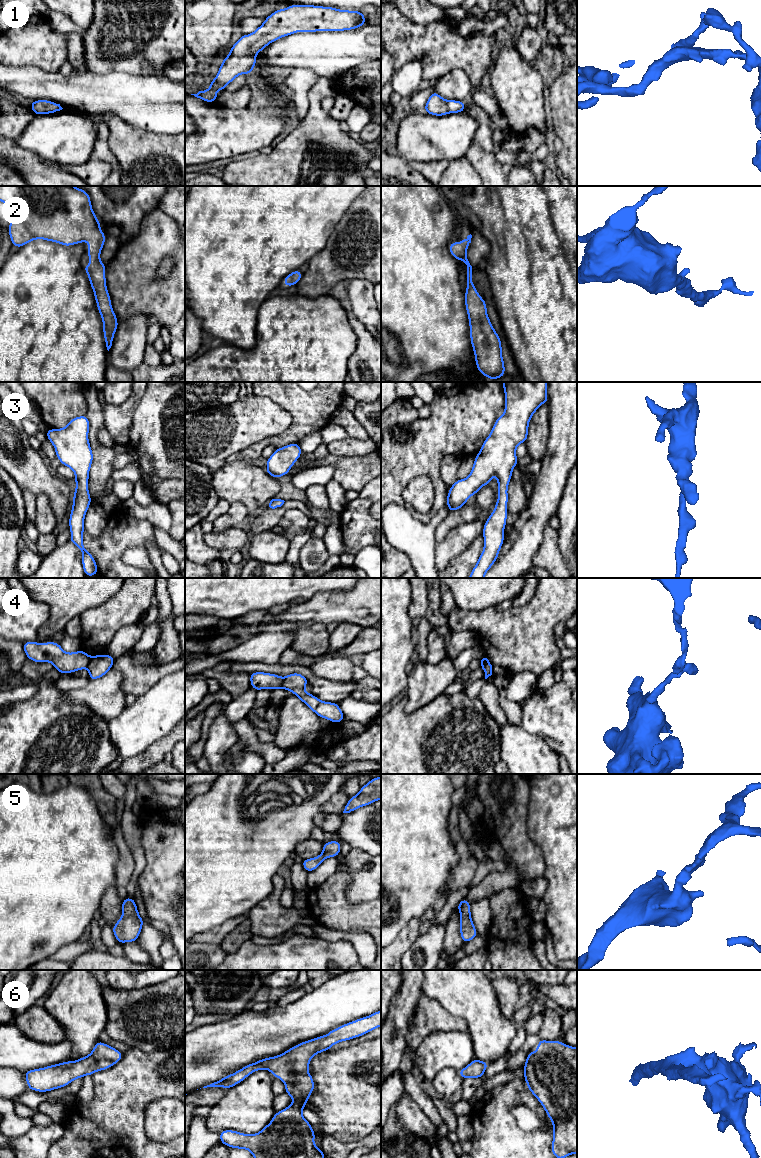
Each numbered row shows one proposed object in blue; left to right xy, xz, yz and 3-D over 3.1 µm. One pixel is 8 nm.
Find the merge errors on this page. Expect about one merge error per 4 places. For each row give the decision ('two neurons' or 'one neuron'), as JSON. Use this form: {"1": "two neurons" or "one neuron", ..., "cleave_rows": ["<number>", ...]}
{"1": "one neuron", "2": "one neuron", "3": "one neuron", "4": "two neurons", "5": "one neuron", "6": "one neuron", "cleave_rows": ["4"]}

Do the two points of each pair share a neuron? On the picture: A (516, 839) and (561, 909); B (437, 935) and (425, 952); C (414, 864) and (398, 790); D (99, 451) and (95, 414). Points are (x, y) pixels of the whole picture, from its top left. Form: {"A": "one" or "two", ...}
{"A": "two", "B": "one", "C": "one", "D": "one"}

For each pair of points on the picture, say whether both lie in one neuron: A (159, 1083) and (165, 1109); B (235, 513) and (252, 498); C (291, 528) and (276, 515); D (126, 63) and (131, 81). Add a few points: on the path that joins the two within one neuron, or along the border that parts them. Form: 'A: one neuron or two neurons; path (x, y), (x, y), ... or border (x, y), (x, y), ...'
A: two neurons; border (174, 1097), (154, 1099), (148, 1105), (145, 1113)
B: two neurons; border (231, 503), (241, 502), (249, 511)
C: two neurons; border (304, 513), (298, 509), (290, 508), (278, 524)
D: two neurons; border (105, 74), (120, 72), (141, 75)

